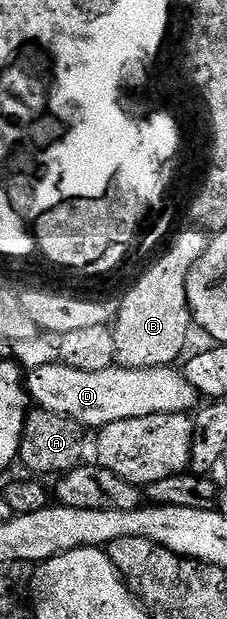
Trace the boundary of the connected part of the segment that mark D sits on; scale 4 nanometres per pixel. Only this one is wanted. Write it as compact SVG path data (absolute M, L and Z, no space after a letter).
M55 363L33 370L25 378L25 383L30 390L31 402L37 408L71 417L79 425L91 425L91 430L97 431L120 419L140 419L157 413L189 414L199 404L200 395L188 383L185 372L178 370L177 373L176 370L174 367L115 367L104 371L76 371L76 367Z

